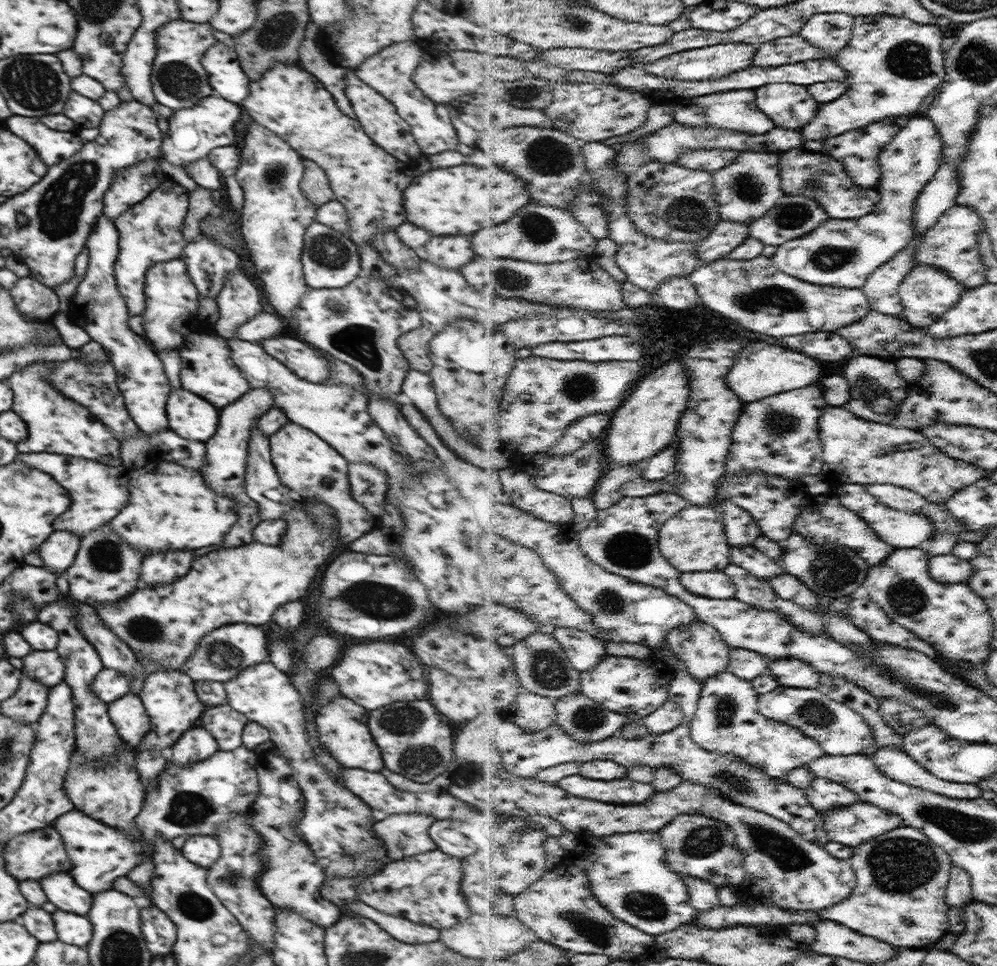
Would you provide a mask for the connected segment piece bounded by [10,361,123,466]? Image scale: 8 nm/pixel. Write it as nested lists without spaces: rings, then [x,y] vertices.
[[[48,362],[44,364],[32,363],[24,366],[20,372],[16,372],[12,380],[12,390],[14,390],[14,412],[28,424],[28,438],[18,444],[20,452],[50,452],[50,454],[66,454],[66,456],[76,456],[76,458],[88,458],[88,460],[98,460],[108,466],[120,466],[121,442],[114,440],[114,435],[108,432],[108,427],[100,424],[95,416],[90,414],[84,406],[72,401],[58,389],[50,386],[48,372],[54,372],[52,368],[58,362]]]

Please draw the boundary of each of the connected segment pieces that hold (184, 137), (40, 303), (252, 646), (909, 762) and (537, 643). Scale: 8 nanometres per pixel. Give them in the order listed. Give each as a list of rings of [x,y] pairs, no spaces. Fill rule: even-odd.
[[[216,95],[207,96],[192,108],[175,110],[168,118],[167,136],[162,139],[160,159],[174,167],[188,165],[207,159],[208,153],[218,146],[230,146],[236,142],[236,122],[242,110],[240,105]]]
[[[20,277],[11,289],[7,289],[17,311],[27,318],[53,319],[59,310],[59,296],[35,277]]]
[[[228,624],[204,635],[196,650],[182,663],[179,670],[195,681],[225,683],[236,678],[242,670],[268,660],[269,645],[265,630],[252,624]]]
[[[880,746],[879,751],[872,756],[872,758],[878,763],[878,766],[888,775],[894,778],[894,780],[904,781],[908,784],[949,796],[950,798],[961,799],[975,799],[981,796],[980,787],[972,783],[955,783],[942,780],[937,776],[934,776],[928,769],[918,762],[914,757],[910,756],[904,748],[897,748],[897,746]]]
[[[538,631],[518,642],[511,649],[511,653],[525,691],[548,696],[557,701],[560,697],[575,695],[583,690],[583,673],[575,667],[571,656],[564,650],[555,633]]]

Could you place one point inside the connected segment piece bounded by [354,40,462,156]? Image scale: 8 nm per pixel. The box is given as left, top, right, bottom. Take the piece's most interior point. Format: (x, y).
(388, 72)

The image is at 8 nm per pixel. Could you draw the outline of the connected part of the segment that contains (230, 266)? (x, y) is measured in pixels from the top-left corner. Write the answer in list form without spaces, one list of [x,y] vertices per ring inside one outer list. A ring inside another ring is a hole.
[[[202,234],[183,249],[182,260],[200,296],[215,299],[229,272],[238,268],[239,256],[231,248]]]

